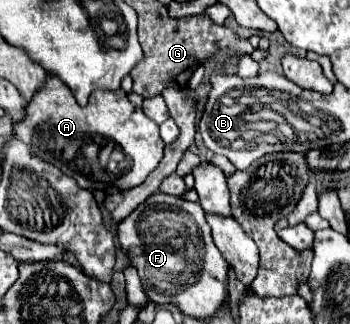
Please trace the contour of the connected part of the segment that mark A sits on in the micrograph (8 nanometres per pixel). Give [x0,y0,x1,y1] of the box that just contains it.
[16,75,164,191]

